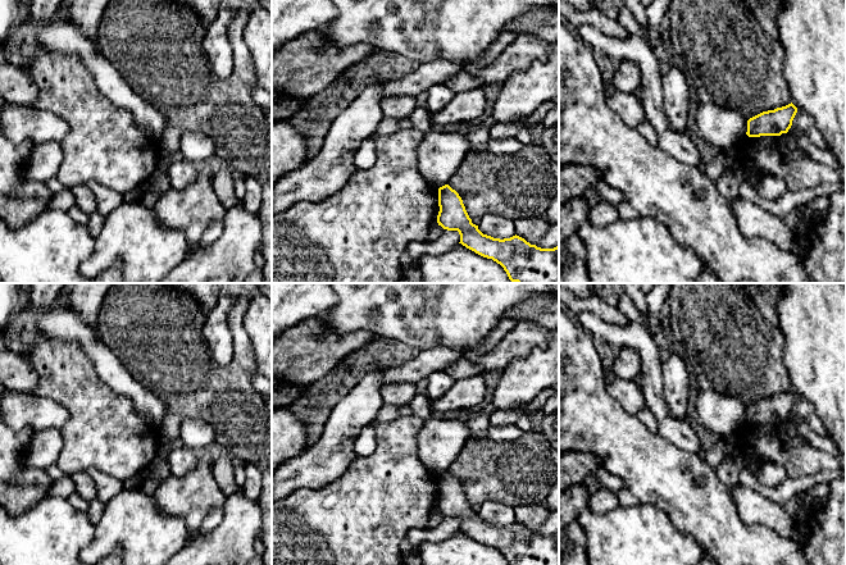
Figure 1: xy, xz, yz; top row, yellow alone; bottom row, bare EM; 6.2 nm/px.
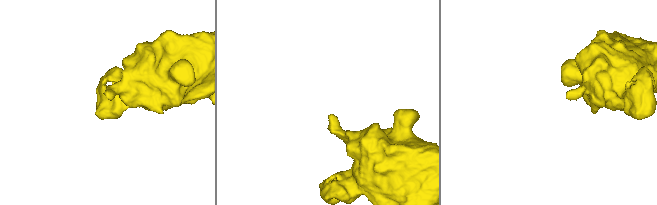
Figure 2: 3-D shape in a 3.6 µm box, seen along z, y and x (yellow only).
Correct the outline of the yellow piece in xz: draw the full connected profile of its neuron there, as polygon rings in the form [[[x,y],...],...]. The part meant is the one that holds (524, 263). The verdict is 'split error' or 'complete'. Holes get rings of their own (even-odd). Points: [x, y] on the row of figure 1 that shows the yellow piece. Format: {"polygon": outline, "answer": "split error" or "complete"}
{"polygon": [[[449,184],[438,188],[438,206],[438,225],[458,231],[459,243],[500,264],[511,282],[559,283],[559,246],[541,249],[517,234],[504,240],[483,234],[472,223],[459,193]]], "answer": "complete"}

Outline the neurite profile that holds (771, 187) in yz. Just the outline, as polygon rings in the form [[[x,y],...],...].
[[[763,176],[755,190],[765,200],[779,199],[787,191],[782,179],[776,176]]]

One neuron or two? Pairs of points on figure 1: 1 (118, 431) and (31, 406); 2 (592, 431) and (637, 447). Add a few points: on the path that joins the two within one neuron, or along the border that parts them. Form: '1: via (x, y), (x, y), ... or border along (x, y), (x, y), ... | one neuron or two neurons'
1: border along (45, 397), (67, 410), (68, 419), (60, 428) | two neurons
2: via (604, 431), (618, 437), (626, 445) | one neuron

